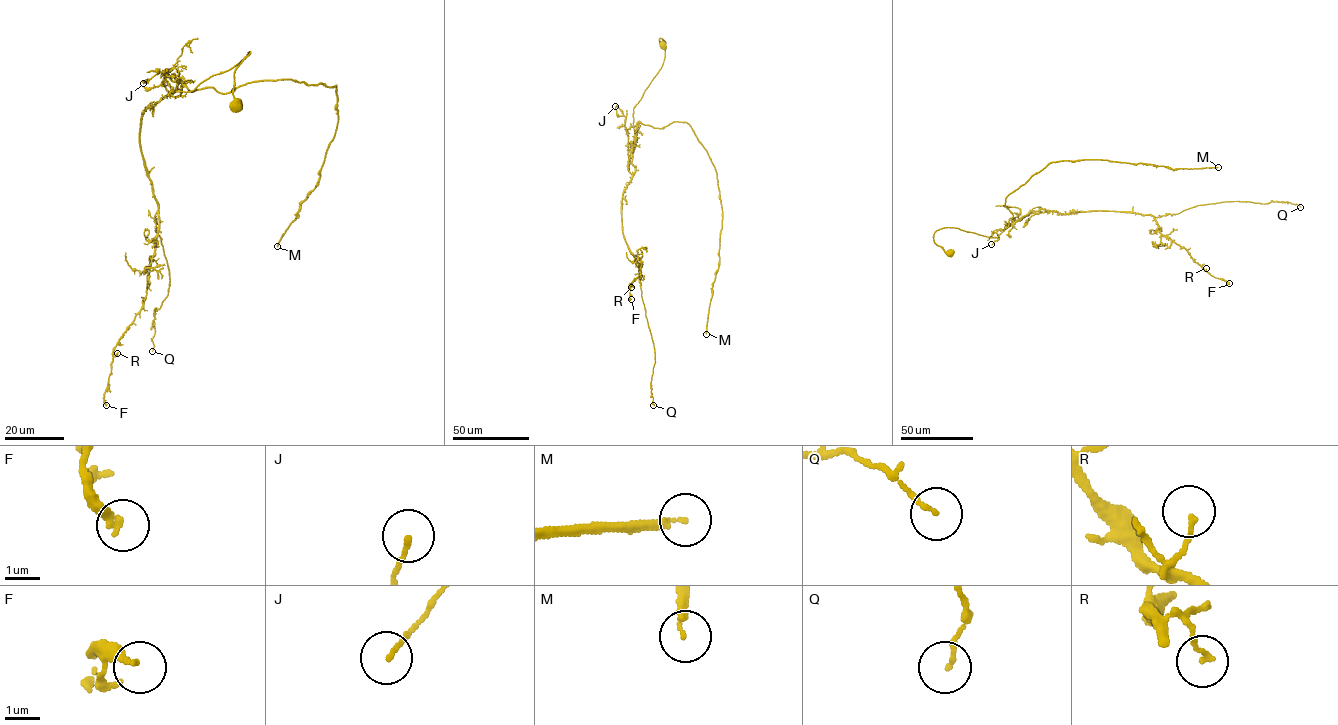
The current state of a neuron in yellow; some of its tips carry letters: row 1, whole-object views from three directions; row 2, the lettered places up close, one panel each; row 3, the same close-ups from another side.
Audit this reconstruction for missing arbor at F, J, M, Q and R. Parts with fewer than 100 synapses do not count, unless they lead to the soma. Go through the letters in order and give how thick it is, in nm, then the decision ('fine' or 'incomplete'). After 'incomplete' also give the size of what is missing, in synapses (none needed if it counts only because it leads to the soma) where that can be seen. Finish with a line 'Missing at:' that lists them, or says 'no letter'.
F: 240 nm thick; fine
J: 130 nm thick; fine
M: 170 nm thick; incomplete; about 120 synapses
Q: 120 nm thick; fine
R: 110 nm thick; fine
Missing at: M

